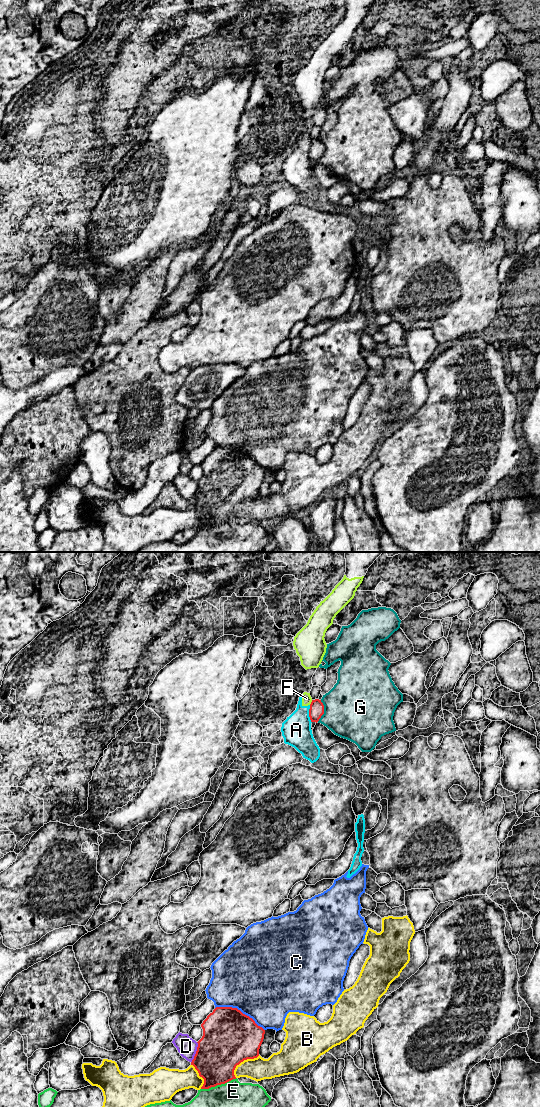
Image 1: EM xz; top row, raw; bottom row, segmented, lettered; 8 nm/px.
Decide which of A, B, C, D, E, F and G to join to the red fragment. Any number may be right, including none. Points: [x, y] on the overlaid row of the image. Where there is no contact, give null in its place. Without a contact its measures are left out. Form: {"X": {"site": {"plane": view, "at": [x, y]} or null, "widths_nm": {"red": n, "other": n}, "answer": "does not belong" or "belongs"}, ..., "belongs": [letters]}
{"A": {"site": {"plane": "xz", "at": [309, 714]}, "widths_nm": {"red": 120, "other": 240}, "answer": "does not belong"}, "B": {"site": {"plane": "xz", "at": [242, 1061]}, "widths_nm": {"red": 440, "other": 180}, "answer": "does not belong"}, "C": {"site": {"plane": "xz", "at": [239, 1010]}, "widths_nm": {"red": 440, "other": 500}, "answer": "does not belong"}, "D": {"site": {"plane": "xz", "at": [196, 1052]}, "widths_nm": {"red": 380, "other": 160}, "answer": "does not belong"}, "E": {"site": {"plane": "xz", "at": [218, 1084]}, "widths_nm": {"red": 360, "other": 200}, "answer": "does not belong"}, "F": {"site": {"plane": "xz", "at": [311, 702]}, "widths_nm": {"red": 120, "other": 80}, "answer": "does not belong"}, "G": {"site": {"plane": "xz", "at": [323, 711]}, "widths_nm": {"red": 120, "other": 500}, "answer": "does not belong"}, "belongs": []}

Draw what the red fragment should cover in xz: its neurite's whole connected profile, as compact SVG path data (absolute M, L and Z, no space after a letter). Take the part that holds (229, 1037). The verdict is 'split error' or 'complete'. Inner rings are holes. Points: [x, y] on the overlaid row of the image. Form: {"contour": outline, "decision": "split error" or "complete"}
{"contour": "M216 1007L203 1021L201 1027L203 1036L197 1042L197 1051L191 1062L199 1076L204 1079L201 1089L209 1089L236 1079L234 1075L236 1066L244 1060L259 1056L265 1030L237 1008Z", "decision": "complete"}

